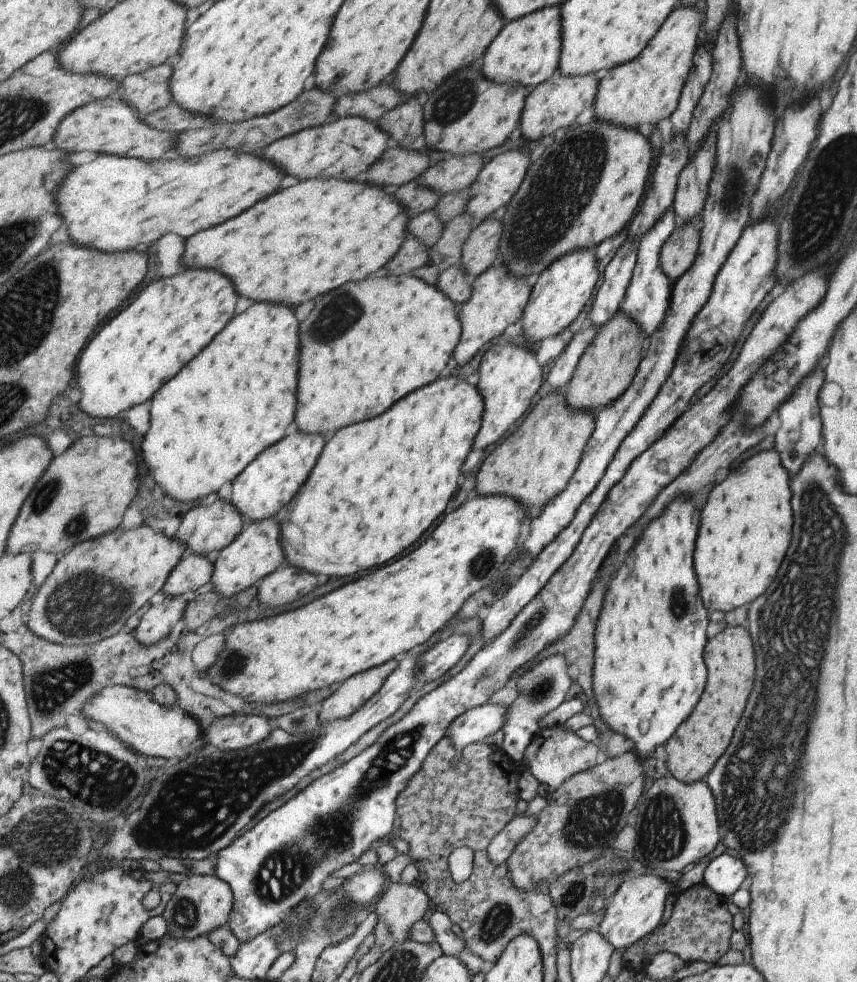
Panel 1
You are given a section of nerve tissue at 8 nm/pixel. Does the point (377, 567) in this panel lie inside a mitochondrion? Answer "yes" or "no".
no

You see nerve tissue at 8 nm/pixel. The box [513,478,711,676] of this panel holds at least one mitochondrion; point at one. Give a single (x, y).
(678, 596)

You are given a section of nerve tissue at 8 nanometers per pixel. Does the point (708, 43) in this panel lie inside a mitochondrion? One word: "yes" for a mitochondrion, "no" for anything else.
no

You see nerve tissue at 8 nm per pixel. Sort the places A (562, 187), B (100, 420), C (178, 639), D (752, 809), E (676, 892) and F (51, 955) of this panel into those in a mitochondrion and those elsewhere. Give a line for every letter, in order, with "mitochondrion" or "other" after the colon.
A: mitochondrion
B: other
C: other
D: mitochondrion
E: other
F: other

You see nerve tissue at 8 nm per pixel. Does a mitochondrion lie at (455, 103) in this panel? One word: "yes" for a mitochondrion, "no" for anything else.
yes

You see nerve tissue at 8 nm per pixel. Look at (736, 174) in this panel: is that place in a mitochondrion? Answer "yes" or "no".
yes

